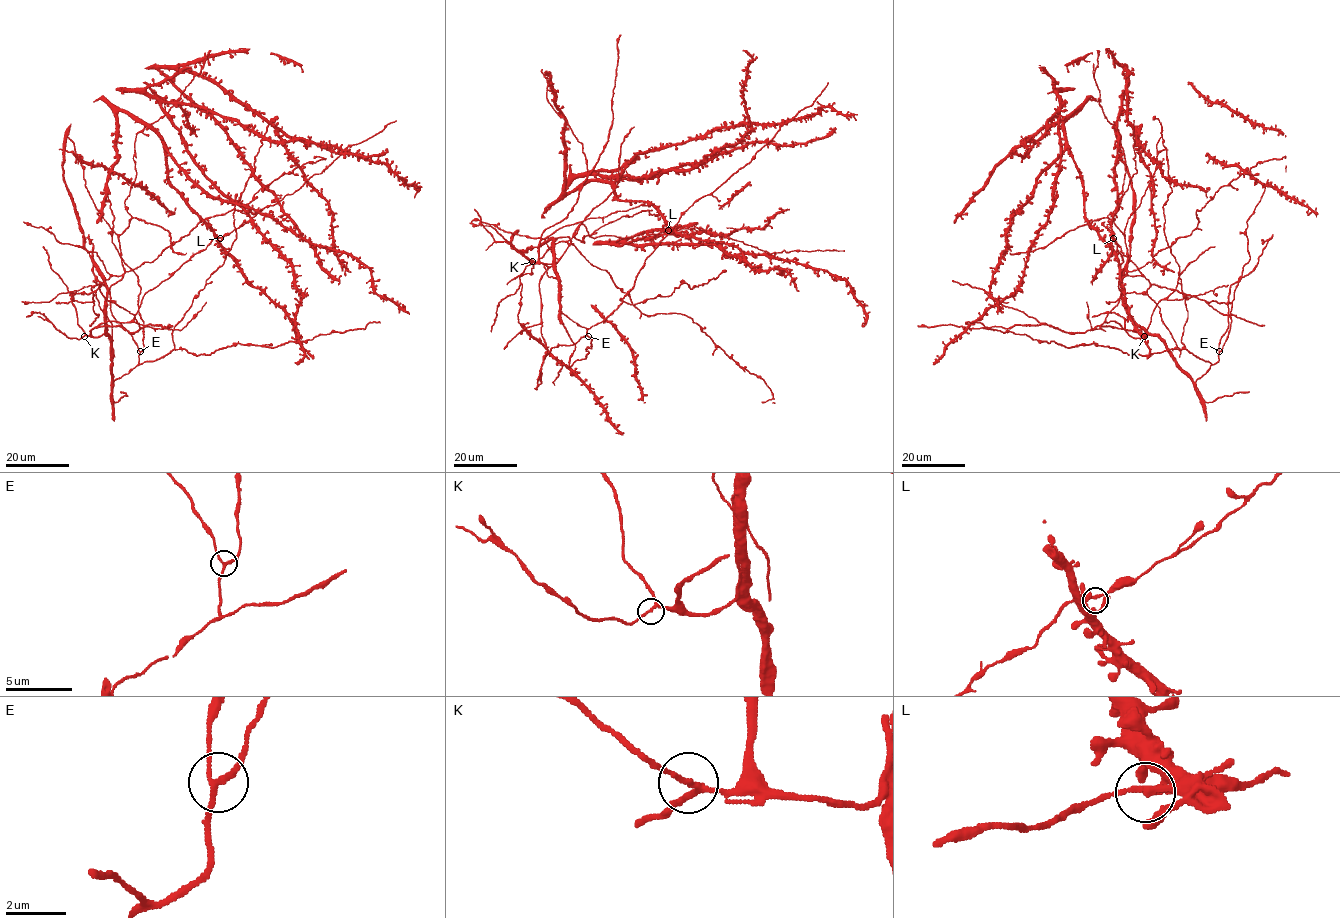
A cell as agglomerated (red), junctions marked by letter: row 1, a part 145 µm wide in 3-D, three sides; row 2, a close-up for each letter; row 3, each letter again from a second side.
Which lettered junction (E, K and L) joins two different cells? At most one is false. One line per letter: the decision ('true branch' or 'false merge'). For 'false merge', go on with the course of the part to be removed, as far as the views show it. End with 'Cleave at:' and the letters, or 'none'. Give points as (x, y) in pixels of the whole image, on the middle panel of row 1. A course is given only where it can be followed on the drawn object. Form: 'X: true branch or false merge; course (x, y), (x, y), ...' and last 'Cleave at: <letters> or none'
E: true branch
K: true branch
L: true branch
Cleave at: none

